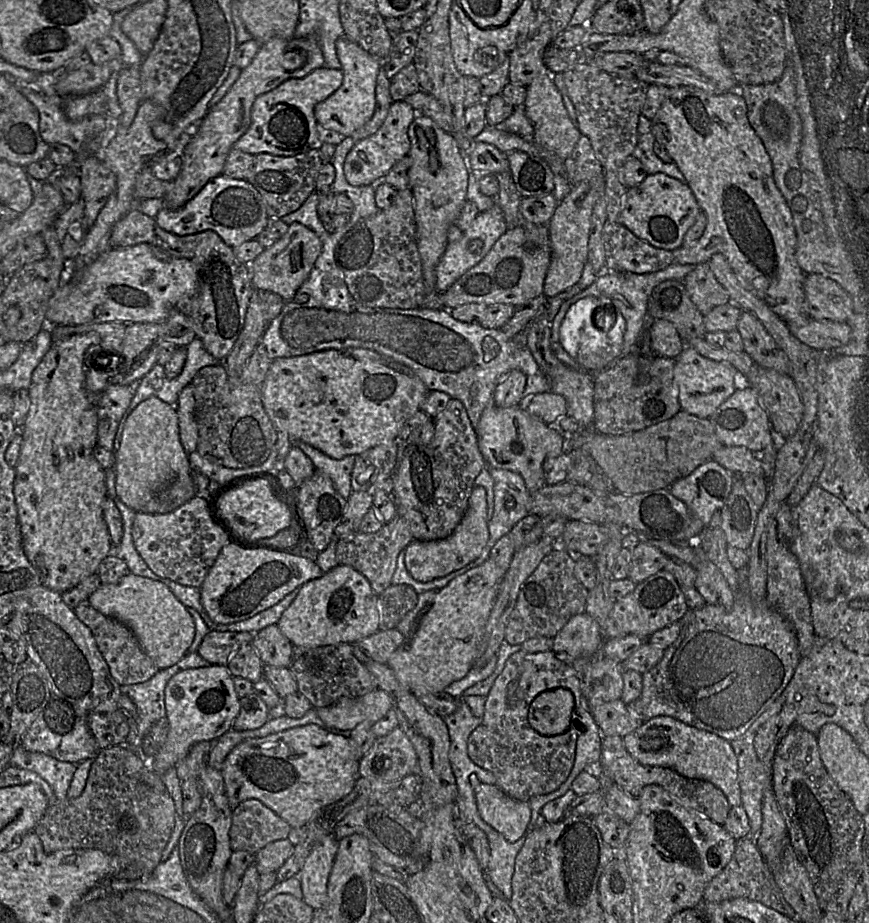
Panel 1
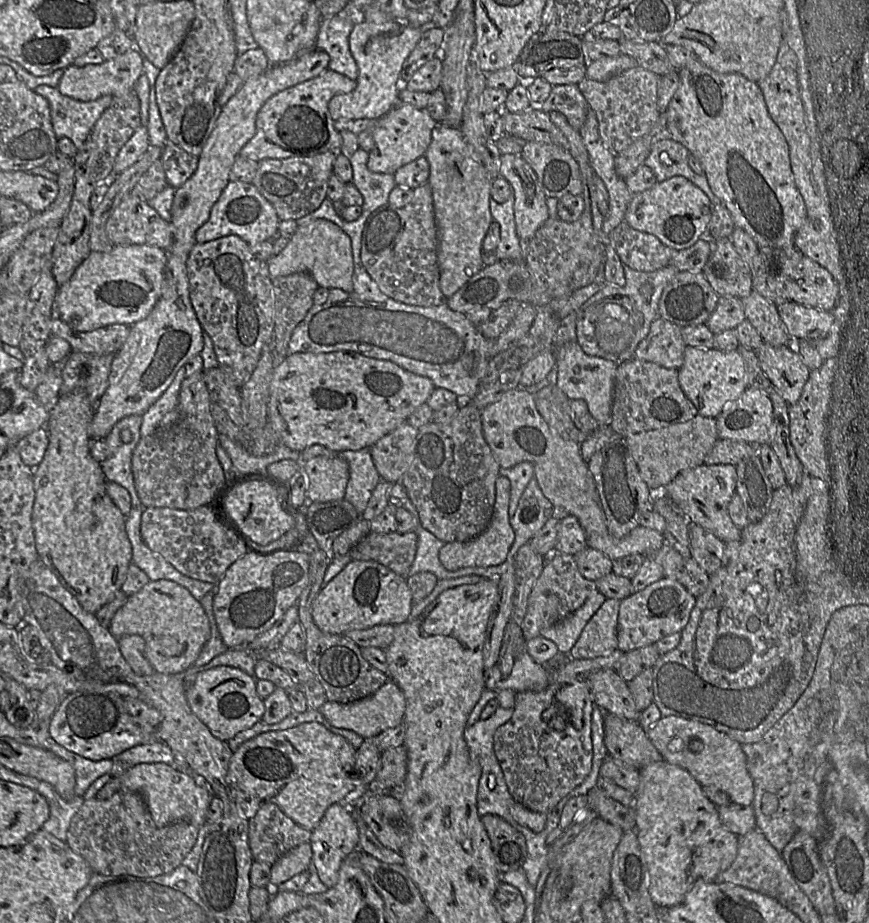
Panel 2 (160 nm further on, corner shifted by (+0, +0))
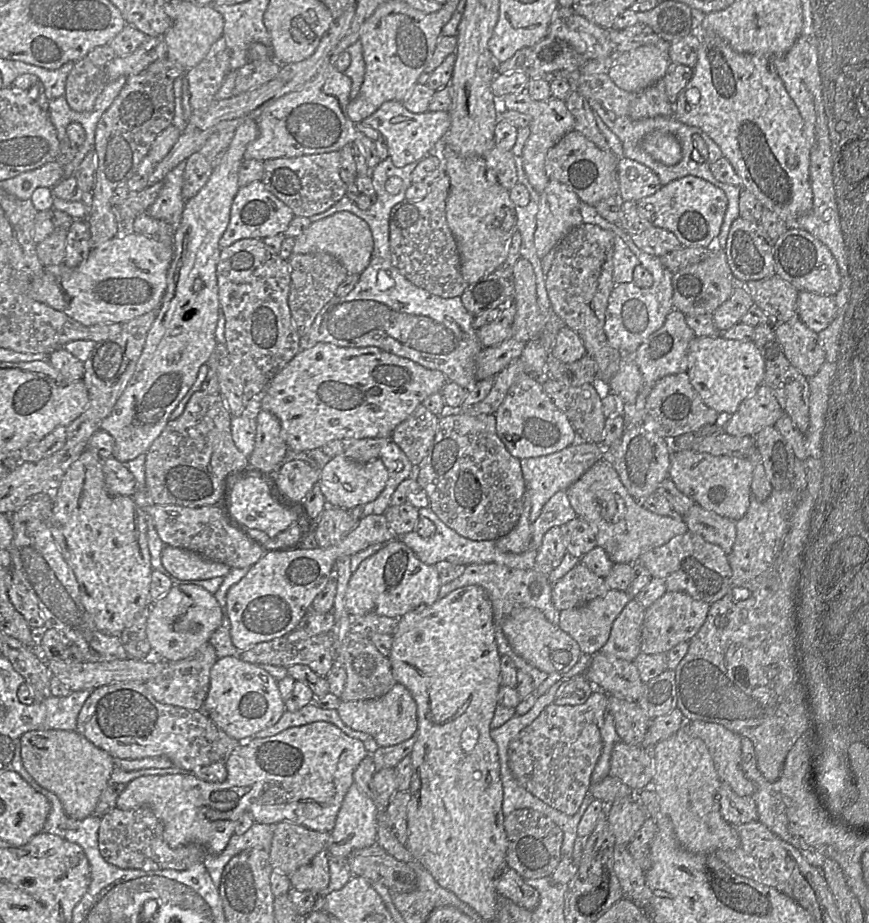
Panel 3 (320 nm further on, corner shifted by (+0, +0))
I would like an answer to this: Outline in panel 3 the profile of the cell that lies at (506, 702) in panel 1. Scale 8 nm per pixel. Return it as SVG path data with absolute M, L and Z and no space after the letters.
M595 688L581 705L548 705L509 744L509 767L517 782L535 797L565 813L575 814L590 792L591 775L602 750L607 695Z

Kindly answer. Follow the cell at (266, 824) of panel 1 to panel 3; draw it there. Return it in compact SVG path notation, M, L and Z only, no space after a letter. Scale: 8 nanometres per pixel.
M290 822L267 825L274 825L268 853L276 872L289 875L310 863L322 850L327 850L329 832L313 831Z

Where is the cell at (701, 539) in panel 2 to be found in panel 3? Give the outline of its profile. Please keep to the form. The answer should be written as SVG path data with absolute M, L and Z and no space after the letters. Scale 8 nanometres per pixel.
M698 504L683 516L688 531L700 535L707 542L718 545L727 555L736 539L736 521L706 510Z

